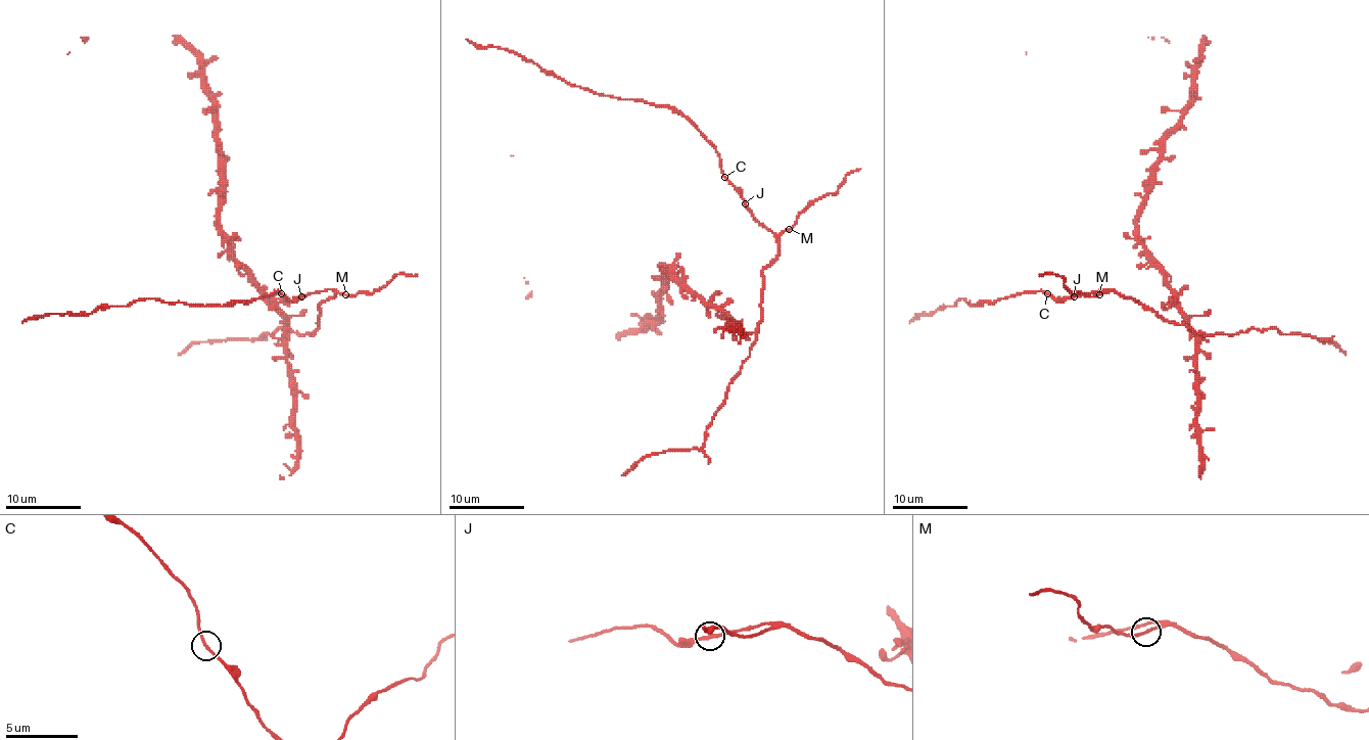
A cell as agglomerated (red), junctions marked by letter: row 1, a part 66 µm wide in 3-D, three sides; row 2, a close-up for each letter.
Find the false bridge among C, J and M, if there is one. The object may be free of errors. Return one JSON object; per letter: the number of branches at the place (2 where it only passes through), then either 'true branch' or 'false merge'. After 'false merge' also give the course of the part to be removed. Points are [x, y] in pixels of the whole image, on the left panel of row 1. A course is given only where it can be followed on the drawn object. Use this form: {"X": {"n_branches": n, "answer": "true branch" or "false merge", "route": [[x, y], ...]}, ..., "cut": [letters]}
{"C": {"n_branches": 2, "answer": "true branch"}, "J": {"n_branches": 2, "answer": "true branch"}, "M": {"n_branches": 2, "answer": "true branch"}, "cut": []}

